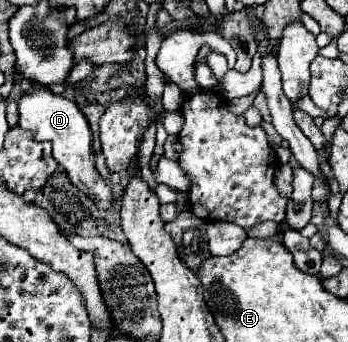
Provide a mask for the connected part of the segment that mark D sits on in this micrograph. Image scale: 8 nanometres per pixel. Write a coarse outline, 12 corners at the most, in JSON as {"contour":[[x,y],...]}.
{"contour":[[40,84],[20,124],[52,142],[54,160],[100,210],[112,188],[96,170],[92,132],[74,100]]}

